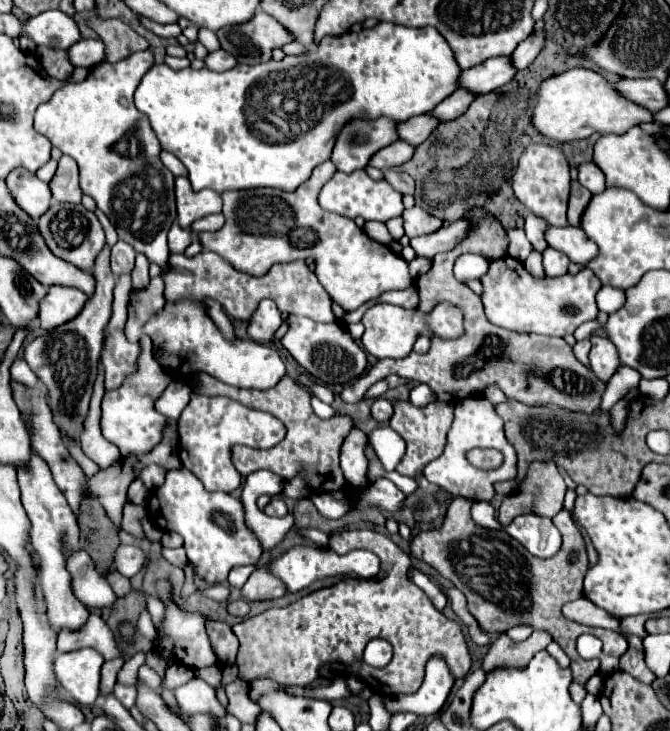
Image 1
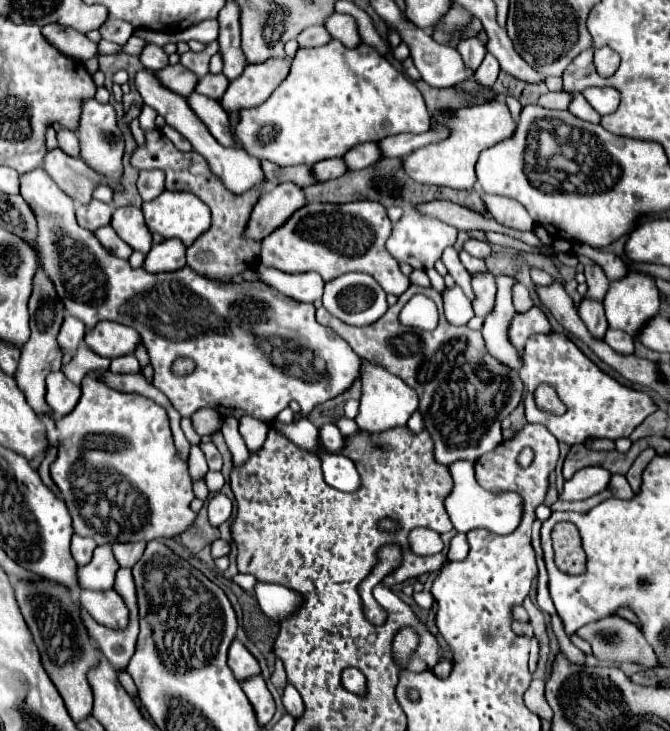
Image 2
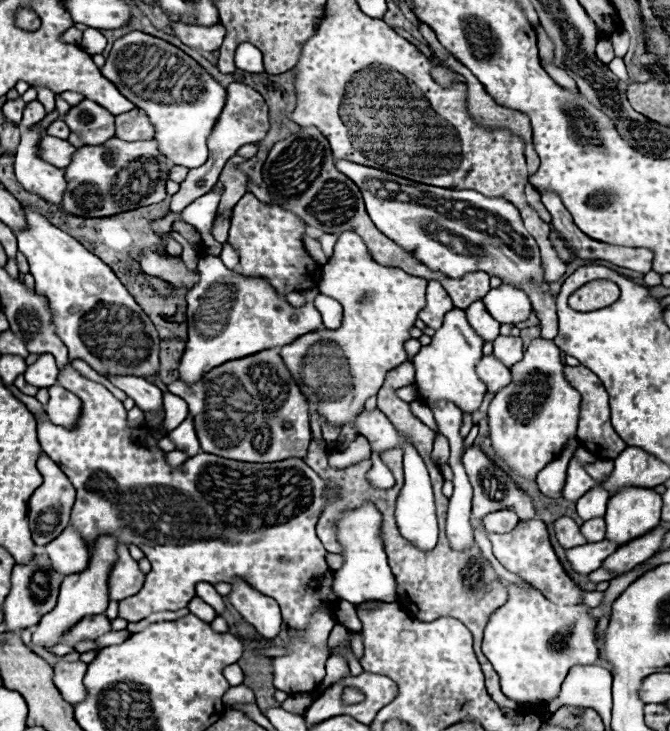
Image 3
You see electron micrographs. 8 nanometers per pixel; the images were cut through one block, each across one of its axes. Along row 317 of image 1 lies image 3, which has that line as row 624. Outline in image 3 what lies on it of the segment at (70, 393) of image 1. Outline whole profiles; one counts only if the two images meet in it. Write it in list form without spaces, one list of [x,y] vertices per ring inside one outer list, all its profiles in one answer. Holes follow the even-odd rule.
[[[100,614],[100,616],[86,616],[84,620],[80,620],[80,624],[76,624],[76,628],[72,628],[72,632],[68,632],[66,640],[70,640],[70,644],[76,644],[78,640],[96,640],[98,636],[110,632],[110,620]]]

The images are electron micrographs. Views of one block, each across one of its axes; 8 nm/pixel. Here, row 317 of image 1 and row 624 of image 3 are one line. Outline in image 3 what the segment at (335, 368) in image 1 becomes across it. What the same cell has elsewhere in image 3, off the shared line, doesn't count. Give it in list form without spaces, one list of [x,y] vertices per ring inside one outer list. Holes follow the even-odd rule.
[[[72,364],[60,370],[58,384],[80,396],[82,416],[74,430],[66,430],[48,420],[36,418],[38,442],[42,450],[56,460],[56,464],[60,464],[78,492],[70,524],[82,536],[88,552],[92,552],[98,536],[114,536],[112,528],[118,526],[116,540],[120,542],[120,562],[116,562],[108,574],[108,596],[110,600],[120,602],[120,618],[138,622],[154,612],[186,608],[186,604],[194,598],[194,586],[198,582],[216,584],[232,578],[242,578],[252,588],[272,596],[280,604],[288,626],[304,626],[306,618],[318,604],[326,604],[332,610],[338,606],[340,600],[336,600],[336,596],[328,596],[332,570],[326,564],[326,550],[316,536],[316,522],[324,508],[326,486],[304,460],[292,458],[276,464],[242,464],[238,460],[201,453],[188,458],[178,470],[170,470],[166,464],[166,452],[158,448],[158,440],[152,438],[146,426],[126,428],[126,408],[102,384],[80,376]],[[216,464],[220,478],[214,482],[214,478],[206,478],[206,474],[210,474],[208,470],[214,470]],[[256,524],[272,526],[260,526],[256,530]],[[128,544],[136,544],[150,560],[152,570],[146,574],[146,580],[138,568],[138,562],[128,554]],[[284,556],[288,556],[288,562],[280,562]],[[154,600],[158,600],[156,606]]]

